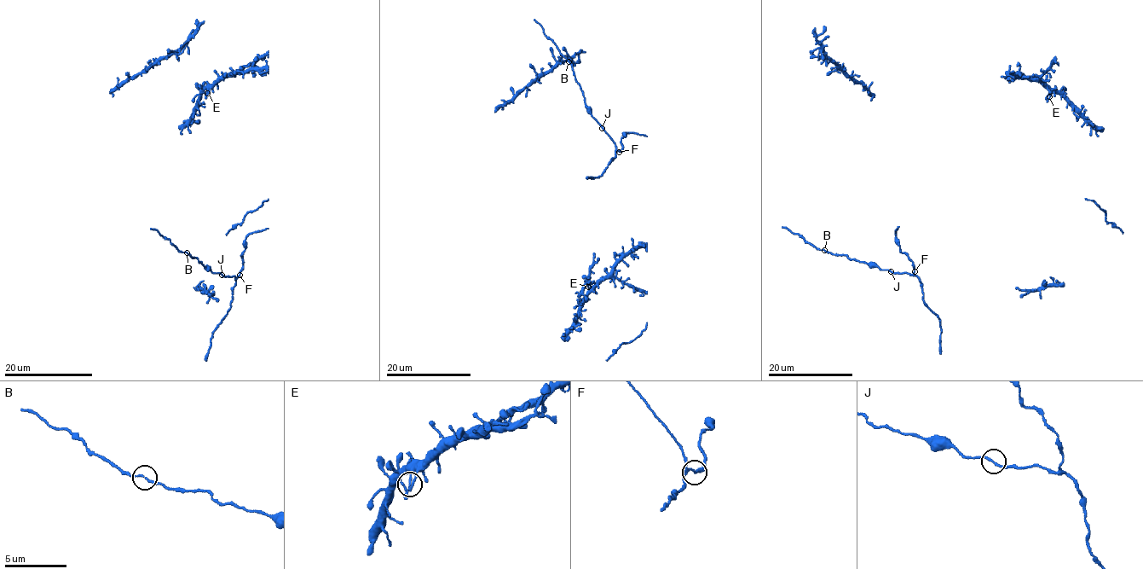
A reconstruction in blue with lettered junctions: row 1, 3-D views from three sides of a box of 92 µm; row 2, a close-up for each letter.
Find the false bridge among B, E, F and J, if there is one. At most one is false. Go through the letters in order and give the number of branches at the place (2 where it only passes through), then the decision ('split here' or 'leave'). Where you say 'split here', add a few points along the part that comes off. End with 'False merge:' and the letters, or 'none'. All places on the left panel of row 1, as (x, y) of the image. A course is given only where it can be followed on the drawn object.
B: branches 2; leave
E: branches 2; leave
F: branches 2; leave
J: branches 2; leave
False merge: none

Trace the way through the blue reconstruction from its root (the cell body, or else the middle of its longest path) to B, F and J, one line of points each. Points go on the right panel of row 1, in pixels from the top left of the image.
B: (927, 305), (923, 299), (922, 283), (914, 275), (880, 269), (866, 262), (849, 259), (845, 255), (825, 251)
F: (927, 305), (923, 299), (922, 283), (914, 274), (914, 270)
J: (927, 305), (923, 299), (922, 283), (914, 275), (891, 270)

